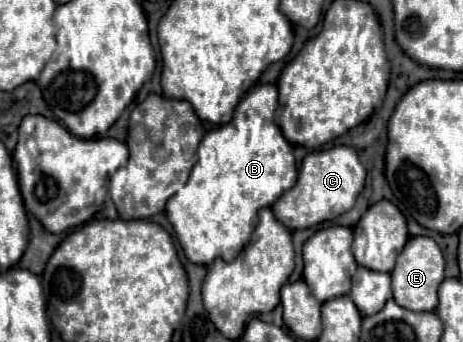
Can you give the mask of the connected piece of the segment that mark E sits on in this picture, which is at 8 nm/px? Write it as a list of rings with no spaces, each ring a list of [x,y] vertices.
[[[414,236],[408,240],[404,250],[398,256],[398,262],[394,270],[390,272],[392,276],[392,292],[396,304],[402,308],[408,308],[412,312],[422,312],[422,310],[434,310],[438,304],[438,286],[444,280],[444,256],[440,246],[428,238],[428,236]]]

